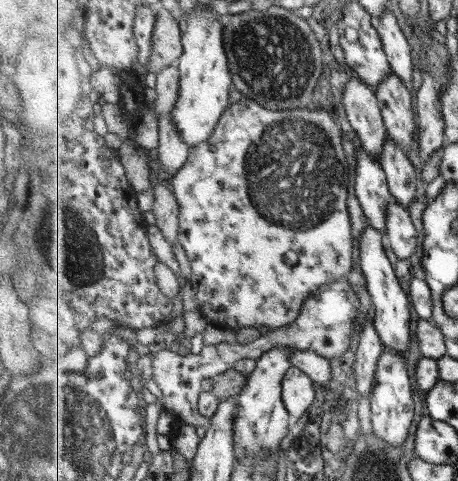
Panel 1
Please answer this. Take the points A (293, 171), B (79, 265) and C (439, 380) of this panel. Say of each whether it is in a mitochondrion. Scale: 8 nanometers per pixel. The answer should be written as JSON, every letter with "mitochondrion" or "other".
{"A":"mitochondrion","B":"mitochondrion","C":"other"}

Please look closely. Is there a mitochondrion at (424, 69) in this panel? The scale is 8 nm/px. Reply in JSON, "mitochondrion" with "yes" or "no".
{"mitochondrion":"no"}

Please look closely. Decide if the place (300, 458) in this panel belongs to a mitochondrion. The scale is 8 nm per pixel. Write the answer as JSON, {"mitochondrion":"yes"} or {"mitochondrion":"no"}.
{"mitochondrion":"no"}

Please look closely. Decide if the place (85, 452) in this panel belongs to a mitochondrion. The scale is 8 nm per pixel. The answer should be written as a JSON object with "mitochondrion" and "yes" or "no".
{"mitochondrion":"yes"}

